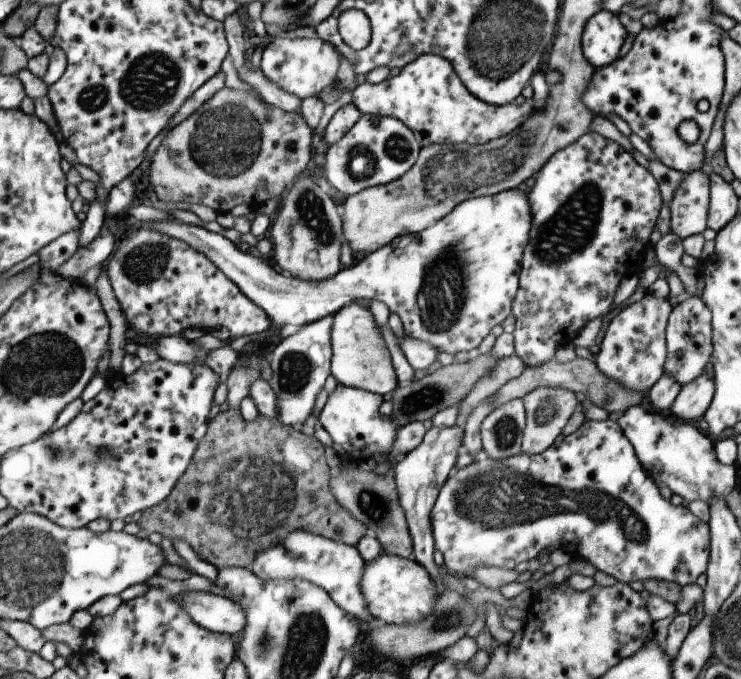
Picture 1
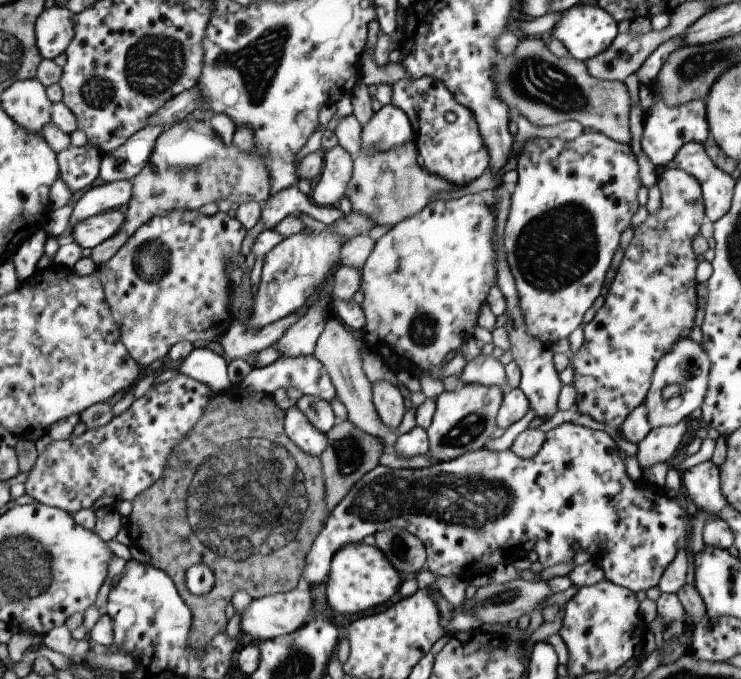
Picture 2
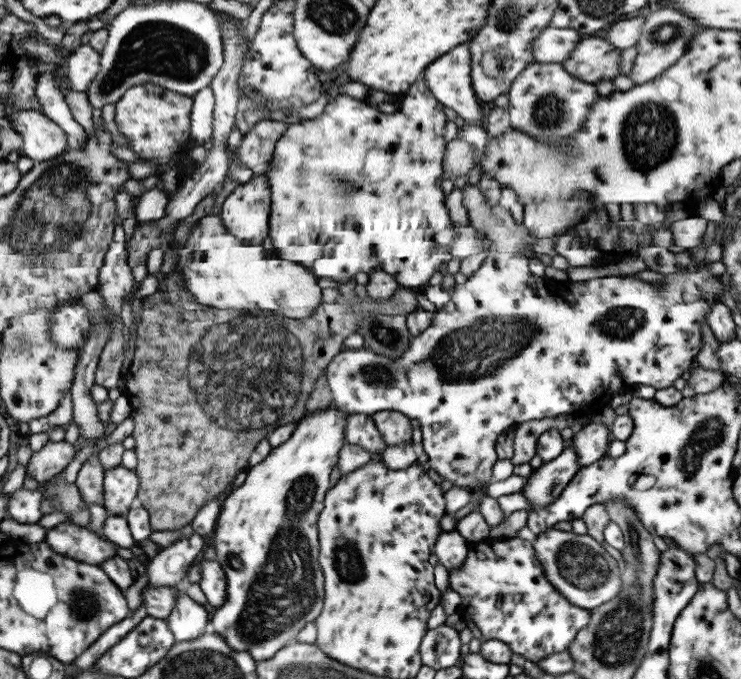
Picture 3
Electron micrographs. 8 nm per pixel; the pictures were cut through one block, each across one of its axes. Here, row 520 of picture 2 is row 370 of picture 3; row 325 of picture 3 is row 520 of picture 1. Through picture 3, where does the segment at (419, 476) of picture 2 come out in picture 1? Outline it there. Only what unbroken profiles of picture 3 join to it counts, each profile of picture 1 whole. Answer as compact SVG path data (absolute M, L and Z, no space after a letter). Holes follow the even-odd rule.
M584 419L581 425L573 433L564 436L559 434L553 444L540 452L529 456L528 454L519 453L518 455L507 457L505 459L489 459L481 455L477 460L463 468L454 469L447 480L441 485L439 494L431 510L429 510L429 526L431 536L433 537L434 550L441 552L443 563L447 575L453 577L467 577L469 572L477 566L497 566L501 568L515 568L520 562L536 558L541 550L546 550L549 544L555 544L563 540L563 544L571 544L579 558L589 562L596 571L615 578L618 582L628 584L635 580L660 580L669 581L678 584L680 587L695 582L700 574L706 572L708 558L710 554L709 531L706 522L702 522L695 517L687 507L673 505L669 500L665 500L658 493L657 487L653 480L647 475L644 467L638 461L637 456L631 443L625 438L622 430L615 421L606 419L604 421L594 421Z

